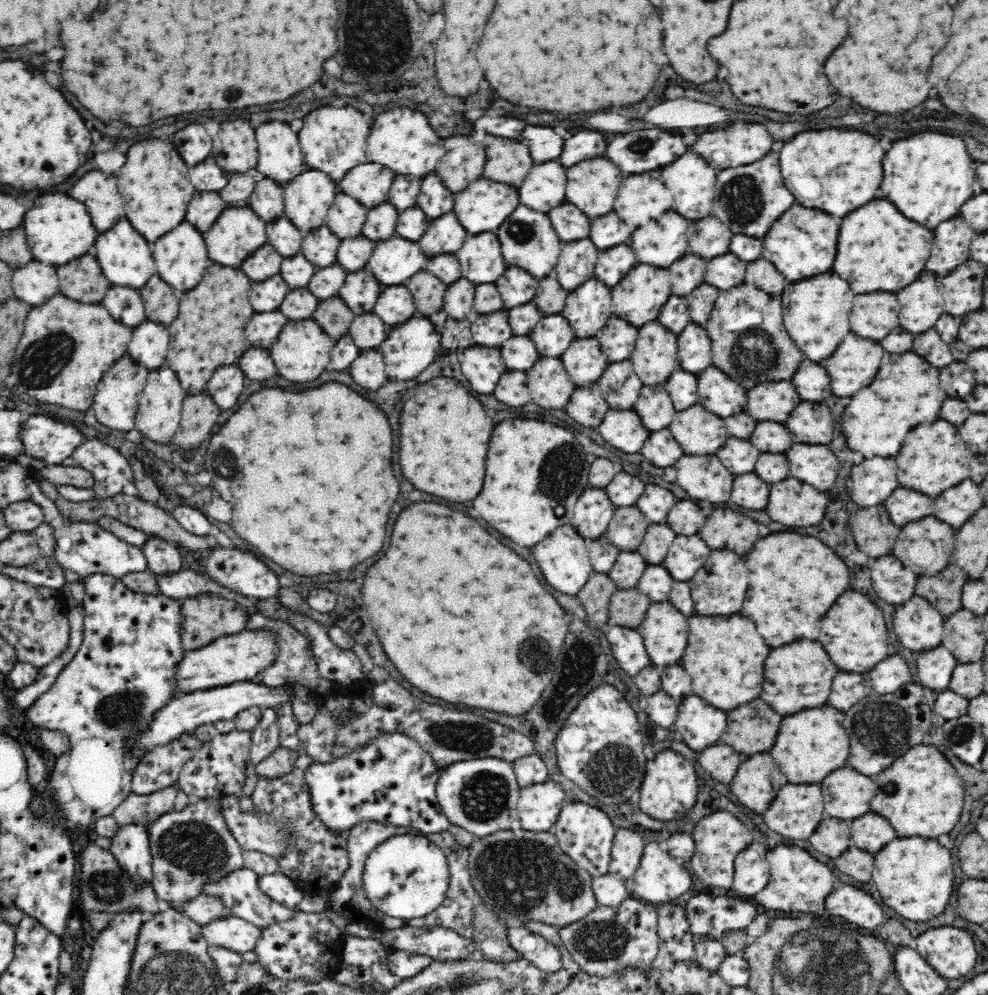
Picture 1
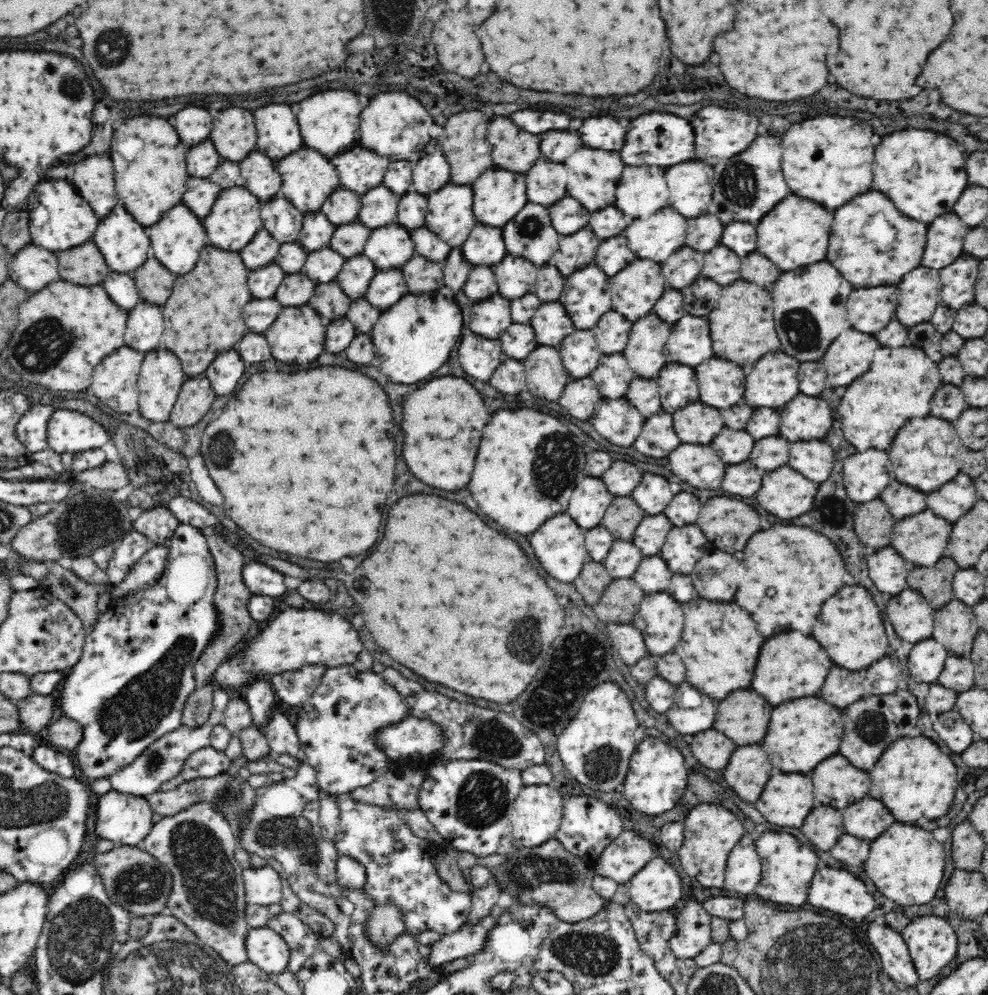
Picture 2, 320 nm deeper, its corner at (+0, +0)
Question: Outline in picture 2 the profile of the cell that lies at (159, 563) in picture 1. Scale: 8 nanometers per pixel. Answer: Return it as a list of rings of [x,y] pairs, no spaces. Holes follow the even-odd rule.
[[[158,504],[146,508],[133,520],[133,530],[147,536],[151,544],[167,544],[178,524],[179,520],[169,507]]]

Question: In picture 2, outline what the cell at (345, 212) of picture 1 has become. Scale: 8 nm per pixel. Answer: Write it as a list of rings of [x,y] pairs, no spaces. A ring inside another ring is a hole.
[[[338,187],[338,190],[335,189],[323,203],[321,211],[332,224],[340,226],[358,221],[360,207],[361,195]]]

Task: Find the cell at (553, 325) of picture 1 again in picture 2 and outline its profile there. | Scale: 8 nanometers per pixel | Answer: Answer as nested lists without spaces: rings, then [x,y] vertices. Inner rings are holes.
[[[544,302],[534,318],[530,320],[530,324],[536,330],[536,340],[538,344],[544,346],[558,346],[564,338],[572,334],[574,324],[569,317],[565,306],[561,302]]]

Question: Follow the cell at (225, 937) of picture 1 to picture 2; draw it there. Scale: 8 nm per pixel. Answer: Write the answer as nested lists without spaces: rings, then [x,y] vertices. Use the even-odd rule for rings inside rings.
[[[270,927],[250,928],[246,937],[249,961],[270,976],[287,971],[290,951],[287,942]]]

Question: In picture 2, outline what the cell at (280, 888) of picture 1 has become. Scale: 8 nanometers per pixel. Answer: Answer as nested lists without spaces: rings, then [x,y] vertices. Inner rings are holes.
[[[251,867],[242,872],[247,905],[270,906],[280,904],[282,898],[282,874],[265,867]]]

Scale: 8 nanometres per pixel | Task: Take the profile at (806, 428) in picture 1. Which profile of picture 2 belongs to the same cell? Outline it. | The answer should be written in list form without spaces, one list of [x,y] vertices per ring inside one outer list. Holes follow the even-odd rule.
[[[798,394],[780,408],[780,434],[792,442],[822,440],[832,426],[832,414],[824,400]]]

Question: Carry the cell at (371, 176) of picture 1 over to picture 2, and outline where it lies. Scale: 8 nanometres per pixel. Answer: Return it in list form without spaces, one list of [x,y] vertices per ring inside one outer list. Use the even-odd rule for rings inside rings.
[[[359,145],[350,152],[334,156],[330,162],[336,166],[340,174],[340,187],[362,195],[367,190],[382,185],[385,172],[392,160]]]

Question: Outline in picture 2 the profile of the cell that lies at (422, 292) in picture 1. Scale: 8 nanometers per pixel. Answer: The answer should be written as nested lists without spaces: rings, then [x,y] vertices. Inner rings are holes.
[[[414,254],[399,270],[410,293],[437,290],[445,285],[442,263],[431,261],[422,255]]]

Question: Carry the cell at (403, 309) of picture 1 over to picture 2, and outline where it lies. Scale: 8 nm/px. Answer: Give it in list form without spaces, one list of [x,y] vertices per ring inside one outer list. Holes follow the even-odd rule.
[[[396,268],[378,269],[376,275],[370,280],[364,297],[372,306],[384,311],[408,293],[409,288],[400,270]]]

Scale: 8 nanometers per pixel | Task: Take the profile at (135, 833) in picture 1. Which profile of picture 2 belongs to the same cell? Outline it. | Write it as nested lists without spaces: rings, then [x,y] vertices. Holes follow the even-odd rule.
[[[108,790],[96,806],[95,832],[116,844],[136,846],[152,828],[152,807],[147,797]]]

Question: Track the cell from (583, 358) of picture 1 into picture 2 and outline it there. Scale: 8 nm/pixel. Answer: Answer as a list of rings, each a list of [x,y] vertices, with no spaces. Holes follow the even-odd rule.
[[[574,330],[558,346],[564,368],[574,378],[591,376],[598,366],[598,346],[590,330]]]

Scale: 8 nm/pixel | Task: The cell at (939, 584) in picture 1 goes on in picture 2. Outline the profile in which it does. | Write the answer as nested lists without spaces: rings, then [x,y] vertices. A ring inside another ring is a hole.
[[[943,556],[934,566],[911,565],[907,588],[926,597],[930,606],[939,609],[953,599],[952,581],[960,567],[950,557]]]

